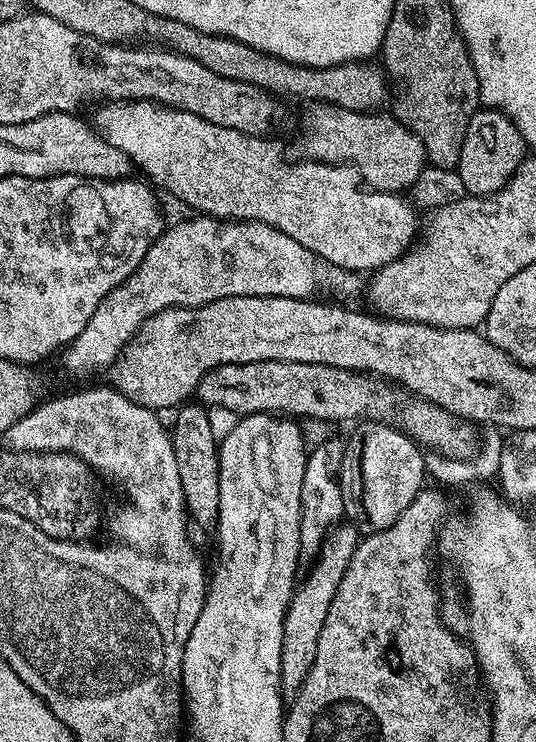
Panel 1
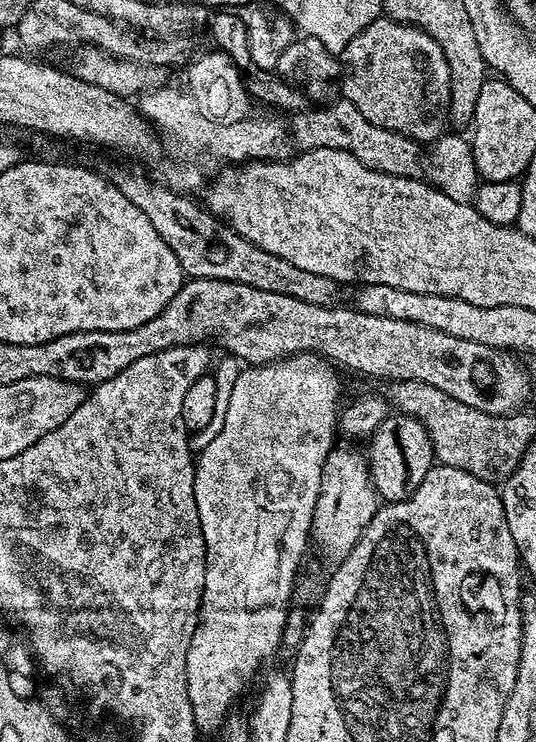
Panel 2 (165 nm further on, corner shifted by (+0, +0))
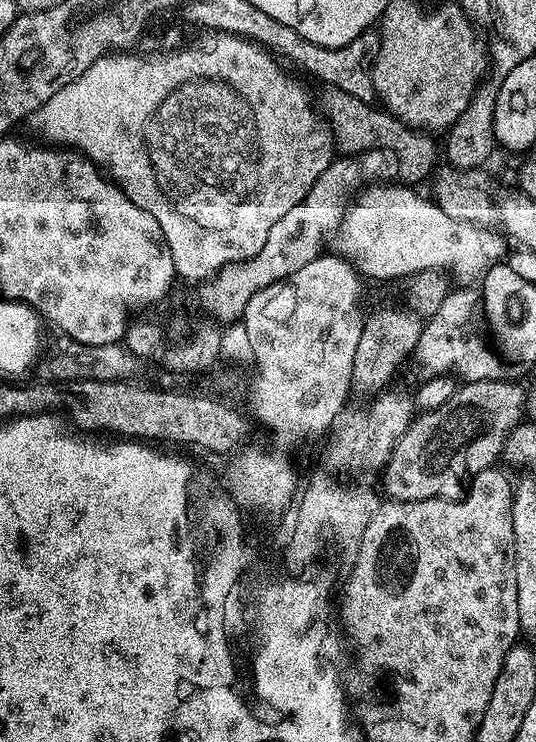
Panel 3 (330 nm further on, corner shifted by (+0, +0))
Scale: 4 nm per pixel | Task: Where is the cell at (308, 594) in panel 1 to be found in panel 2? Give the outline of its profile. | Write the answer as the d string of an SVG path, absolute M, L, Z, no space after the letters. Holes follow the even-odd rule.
M340 442L328 452L322 466L322 486L318 502L312 515L311 543L320 551L320 556L329 566L335 566L348 557L350 550L362 538L366 526L374 518L378 507L378 497L372 480L368 477L368 462L363 451L355 448L355 443Z

